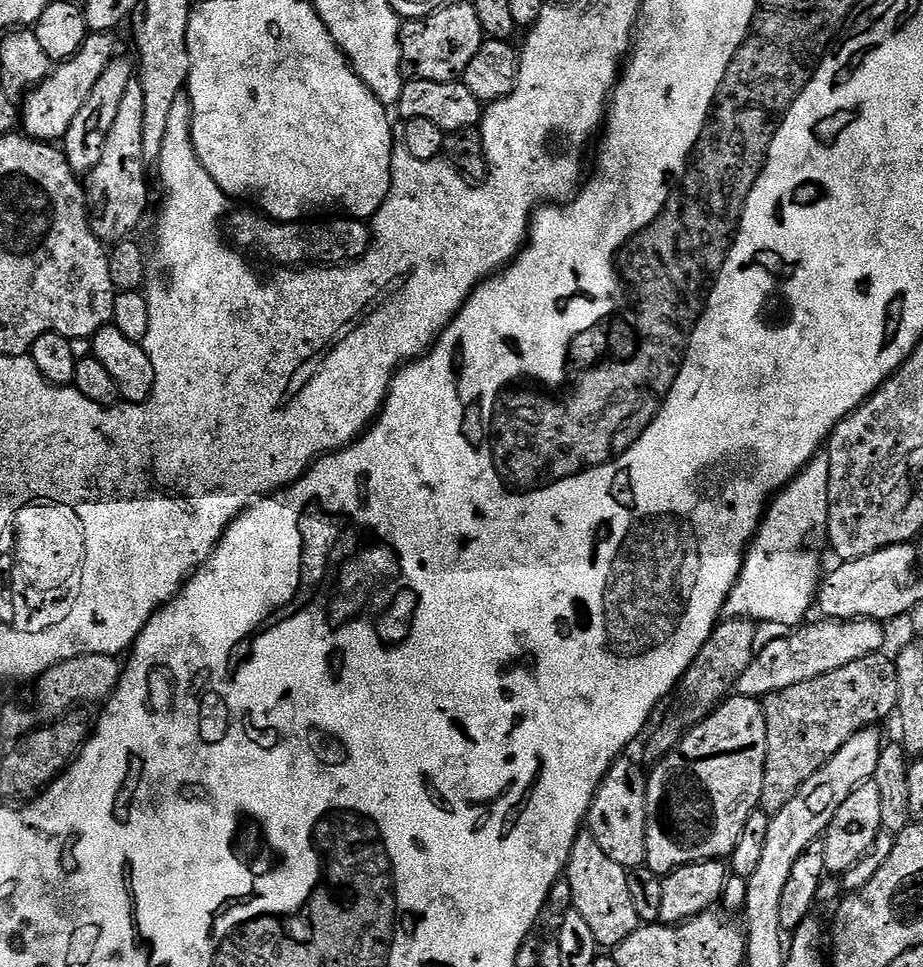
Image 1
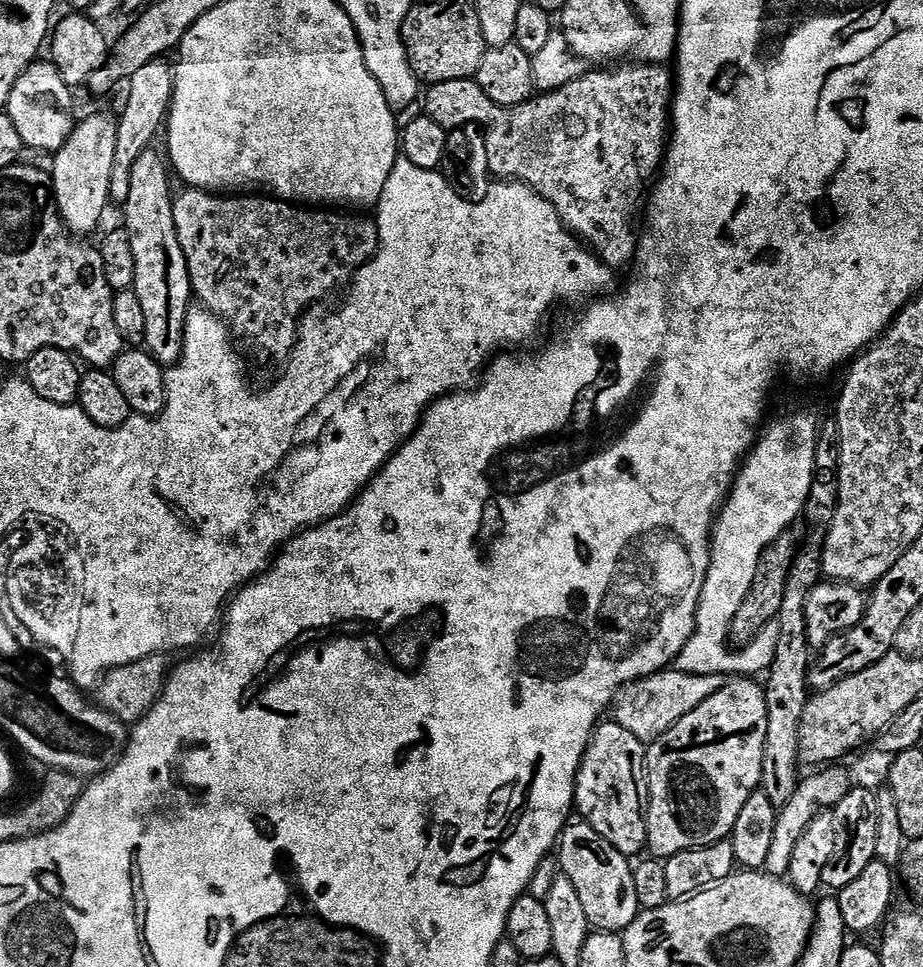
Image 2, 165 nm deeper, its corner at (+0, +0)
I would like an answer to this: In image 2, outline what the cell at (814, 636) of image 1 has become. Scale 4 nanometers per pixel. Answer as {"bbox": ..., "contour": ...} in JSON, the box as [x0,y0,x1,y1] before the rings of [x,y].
{"bbox":[614,670,725,746],"contour":[[[675,670],[655,672],[620,689],[614,701],[615,723],[630,730],[630,734],[634,734],[634,738],[641,740],[645,746],[653,744],[662,738],[662,734],[666,734],[666,730],[682,722],[690,710],[702,706],[702,702],[706,702],[706,698],[710,698],[710,694],[718,691],[725,682],[723,675],[686,674]]]}

